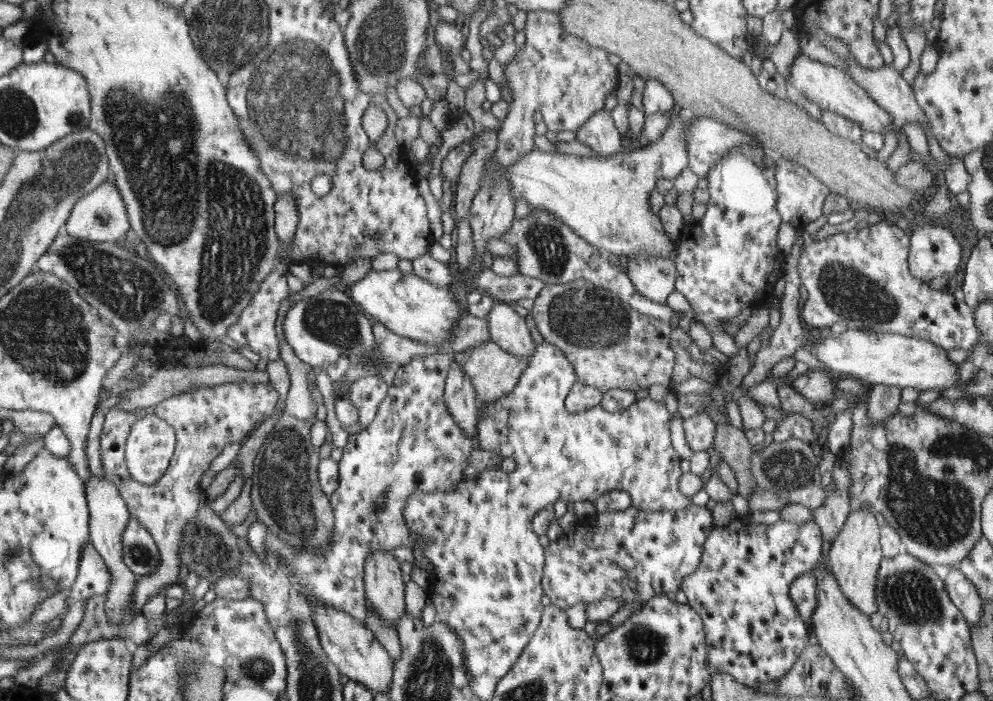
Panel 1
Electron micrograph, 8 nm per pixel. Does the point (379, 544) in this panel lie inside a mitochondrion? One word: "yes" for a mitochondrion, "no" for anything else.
no

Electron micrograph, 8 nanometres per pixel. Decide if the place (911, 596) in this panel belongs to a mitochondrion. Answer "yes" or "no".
yes

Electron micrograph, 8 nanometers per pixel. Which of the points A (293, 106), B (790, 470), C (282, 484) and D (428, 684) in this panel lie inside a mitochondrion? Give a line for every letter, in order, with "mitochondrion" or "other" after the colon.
A: mitochondrion
B: mitochondrion
C: mitochondrion
D: mitochondrion

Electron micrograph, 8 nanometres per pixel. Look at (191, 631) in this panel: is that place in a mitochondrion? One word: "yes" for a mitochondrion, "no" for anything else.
no

